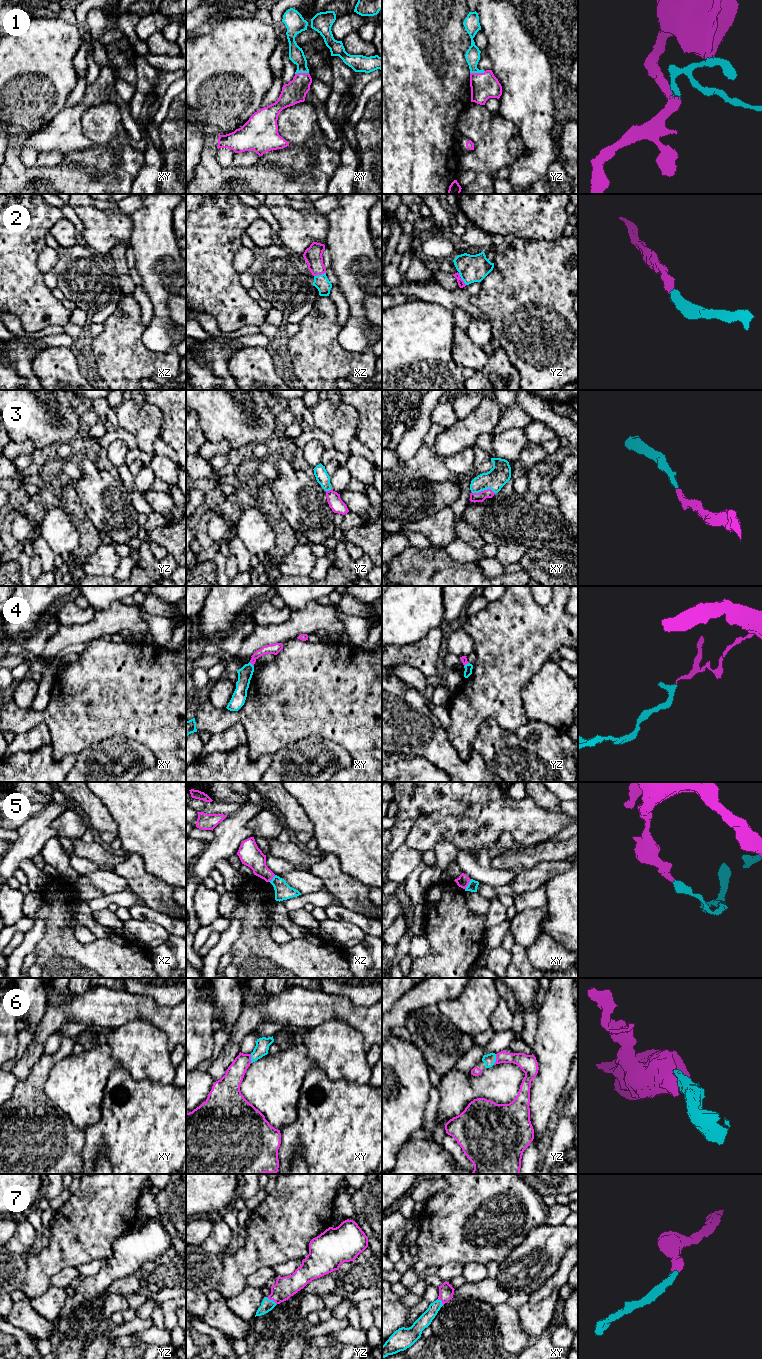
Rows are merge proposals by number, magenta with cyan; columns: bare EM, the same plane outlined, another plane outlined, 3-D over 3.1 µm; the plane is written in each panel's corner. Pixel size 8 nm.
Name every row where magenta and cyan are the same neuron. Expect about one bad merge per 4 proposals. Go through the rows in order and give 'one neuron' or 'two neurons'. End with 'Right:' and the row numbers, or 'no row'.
1: one neuron
2: one neuron
3: one neuron
4: one neuron
5: two neurons
6: one neuron
7: one neuron
Right: 1, 2, 3, 4, 6, 7

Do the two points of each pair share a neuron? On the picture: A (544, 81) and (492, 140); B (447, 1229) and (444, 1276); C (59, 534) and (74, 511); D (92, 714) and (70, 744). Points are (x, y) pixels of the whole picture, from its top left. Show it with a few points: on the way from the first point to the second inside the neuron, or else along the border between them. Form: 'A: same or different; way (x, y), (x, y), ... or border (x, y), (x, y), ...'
A: different; border (499, 112), (515, 125), (522, 140)
B: different; border (464, 1264), (458, 1261), (449, 1261), (439, 1267)
C: same; way (65, 528), (70, 517)
D: same; way (85, 721), (70, 737)

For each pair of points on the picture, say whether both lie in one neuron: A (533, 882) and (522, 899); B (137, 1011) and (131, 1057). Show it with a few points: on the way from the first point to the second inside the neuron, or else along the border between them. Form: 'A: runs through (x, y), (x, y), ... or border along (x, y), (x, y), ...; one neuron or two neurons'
A: border along (543, 885), (516, 895); two neurons
B: border along (114, 1028), (134, 1020), (144, 1020), (158, 1028); two neurons

